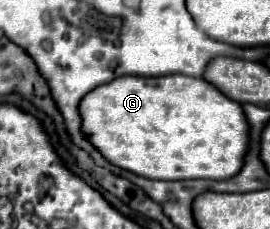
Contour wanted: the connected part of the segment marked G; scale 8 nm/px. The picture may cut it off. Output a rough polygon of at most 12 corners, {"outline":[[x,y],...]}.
{"outline":[[119,76],[81,132],[151,180],[229,178],[245,114],[203,78]]}

